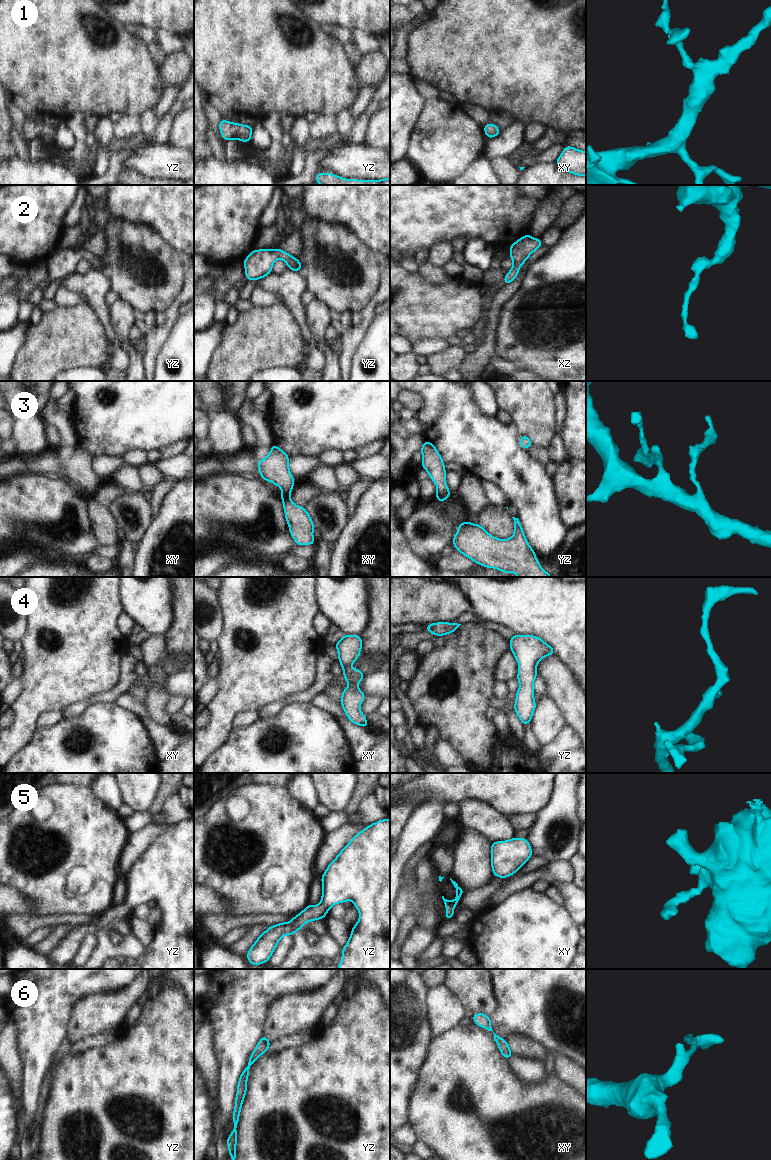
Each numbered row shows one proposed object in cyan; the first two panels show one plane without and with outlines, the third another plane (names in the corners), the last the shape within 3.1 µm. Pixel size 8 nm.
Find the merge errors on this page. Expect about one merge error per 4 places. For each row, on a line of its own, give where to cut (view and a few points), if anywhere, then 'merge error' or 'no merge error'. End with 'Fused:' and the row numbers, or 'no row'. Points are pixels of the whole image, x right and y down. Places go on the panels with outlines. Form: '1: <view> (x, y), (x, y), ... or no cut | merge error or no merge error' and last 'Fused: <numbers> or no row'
1: no cut | no merge error
2: no cut | no merge error
3: no cut | no merge error
4: no cut | no merge error
5: no cut | no merge error
6: no cut | no merge error
Fused: no row

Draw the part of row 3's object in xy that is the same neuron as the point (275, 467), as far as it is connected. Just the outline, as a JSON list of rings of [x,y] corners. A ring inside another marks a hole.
[[[274,443],[268,456],[262,460],[257,460],[260,476],[265,481],[270,481],[276,486],[280,486],[281,498],[285,511],[289,531],[299,546],[306,544],[314,545],[313,529],[315,528],[310,515],[304,507],[295,505],[290,500],[292,486],[296,483],[289,471],[289,457]]]

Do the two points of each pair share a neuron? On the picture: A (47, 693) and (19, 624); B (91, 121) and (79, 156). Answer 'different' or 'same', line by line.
A: different
B: different

